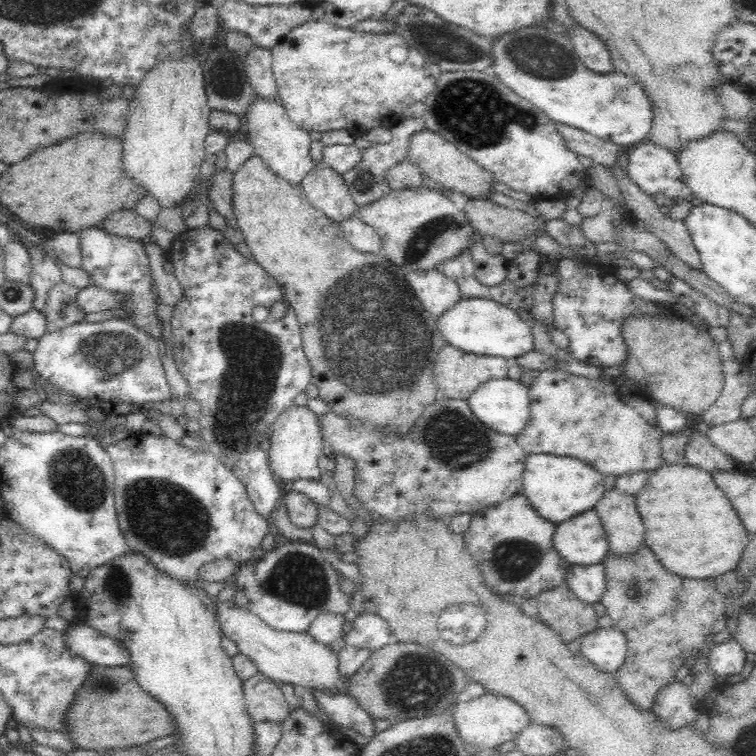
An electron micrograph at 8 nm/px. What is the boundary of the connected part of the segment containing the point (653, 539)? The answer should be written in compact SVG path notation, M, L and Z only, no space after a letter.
M663 464L650 471L646 486L635 495L636 509L645 526L645 545L664 569L700 580L737 568L749 532L709 472L690 465Z

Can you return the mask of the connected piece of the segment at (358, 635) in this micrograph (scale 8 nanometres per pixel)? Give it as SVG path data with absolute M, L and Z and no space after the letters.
M366 612L357 616L352 629L344 639L347 645L371 651L378 650L393 641L388 622L379 616Z

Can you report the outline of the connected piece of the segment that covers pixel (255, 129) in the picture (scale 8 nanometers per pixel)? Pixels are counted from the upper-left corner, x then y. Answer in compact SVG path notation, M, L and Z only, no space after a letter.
M256 97L248 108L246 122L249 126L249 139L253 154L258 155L274 171L276 176L291 185L301 186L302 179L318 166L310 156L312 140L308 131L296 126L287 115L279 99L262 99Z

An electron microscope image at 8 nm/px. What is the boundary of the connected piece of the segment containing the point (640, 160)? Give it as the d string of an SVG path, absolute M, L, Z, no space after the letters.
M640 142L630 147L626 172L646 194L666 194L680 201L689 194L682 181L682 171L676 155L653 142Z

